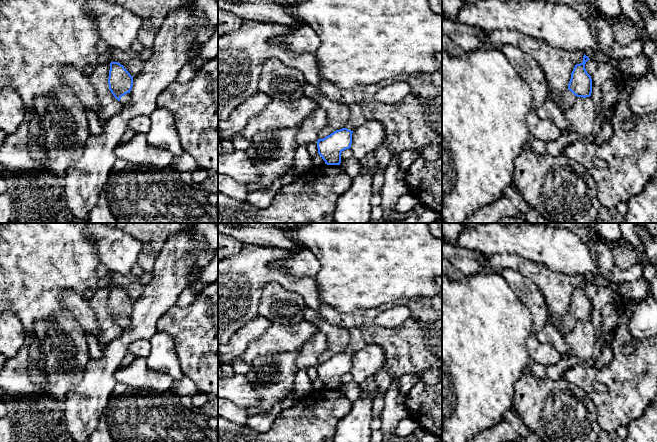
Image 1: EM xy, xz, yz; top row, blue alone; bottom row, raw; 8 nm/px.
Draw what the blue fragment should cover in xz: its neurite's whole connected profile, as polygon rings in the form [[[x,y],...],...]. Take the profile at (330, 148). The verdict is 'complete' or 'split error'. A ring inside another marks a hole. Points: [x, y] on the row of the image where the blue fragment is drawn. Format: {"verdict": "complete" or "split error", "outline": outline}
{"verdict": "split error", "outline": [[[351,104],[349,110],[350,119],[344,128],[317,141],[318,154],[327,165],[340,165],[341,153],[351,148],[353,131],[367,120],[360,105]]]}

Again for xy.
{"verdict": "split error", "outline": [[[118,62],[110,63],[109,90],[113,96],[122,104],[128,104],[131,96],[130,91],[133,86],[133,77],[130,73]]]}

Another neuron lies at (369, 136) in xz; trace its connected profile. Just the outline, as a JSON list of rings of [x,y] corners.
[[[366,120],[352,133],[351,150],[353,157],[361,160],[368,153],[383,145],[385,137],[384,126],[375,120]]]

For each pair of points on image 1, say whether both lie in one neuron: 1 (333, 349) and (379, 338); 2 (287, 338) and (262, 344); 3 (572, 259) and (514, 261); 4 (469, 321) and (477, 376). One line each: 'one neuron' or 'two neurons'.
1: two neurons
2: one neuron
3: two neurons
4: one neuron

